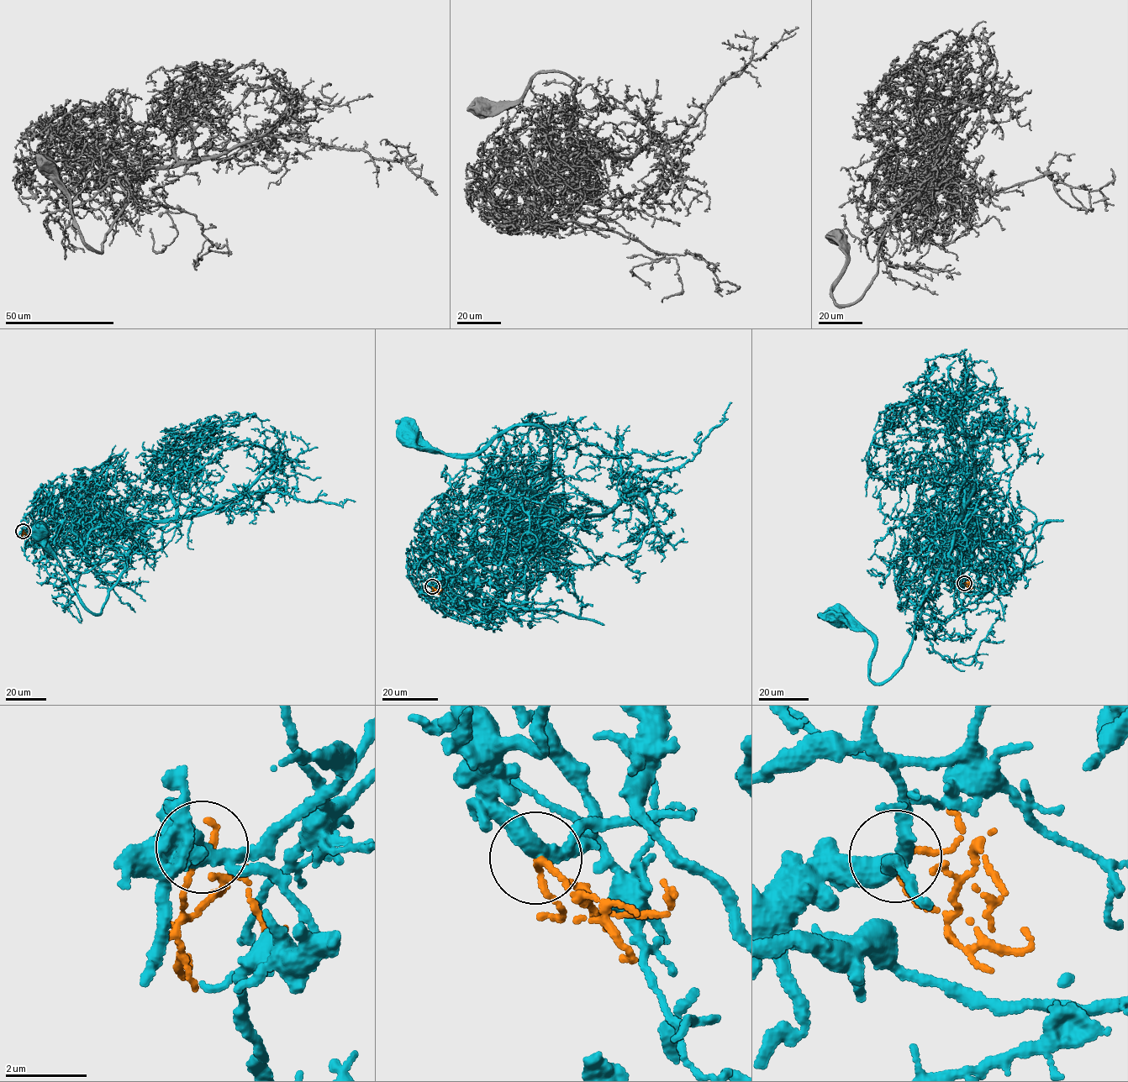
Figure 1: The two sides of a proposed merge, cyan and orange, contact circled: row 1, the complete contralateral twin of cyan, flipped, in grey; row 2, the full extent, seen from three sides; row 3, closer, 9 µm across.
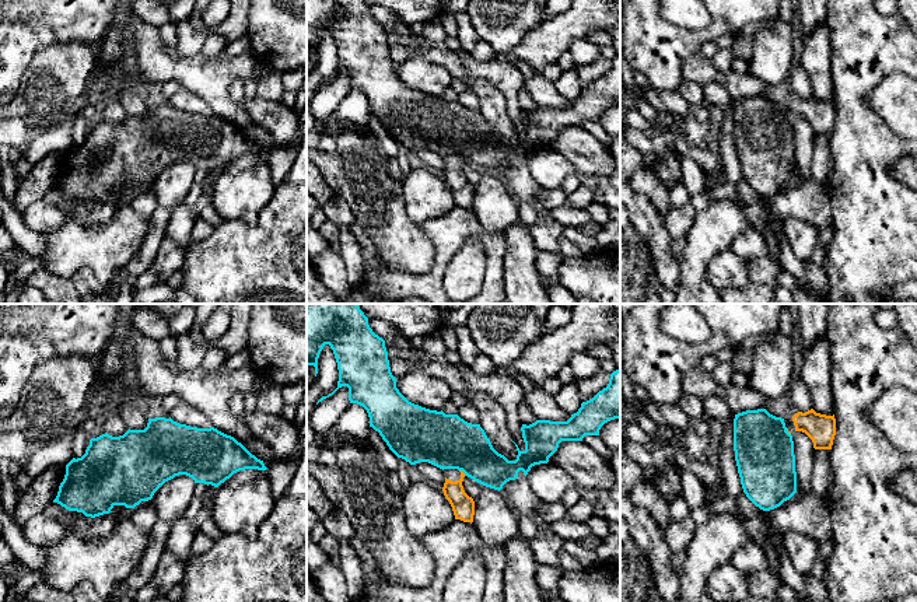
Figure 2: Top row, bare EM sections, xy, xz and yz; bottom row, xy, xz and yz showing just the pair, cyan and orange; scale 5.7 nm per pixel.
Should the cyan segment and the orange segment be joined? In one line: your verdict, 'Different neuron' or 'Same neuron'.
Different neuron

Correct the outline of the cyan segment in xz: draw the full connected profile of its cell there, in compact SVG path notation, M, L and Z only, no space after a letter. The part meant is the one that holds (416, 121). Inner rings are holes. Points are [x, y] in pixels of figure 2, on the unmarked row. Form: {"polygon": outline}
{"polygon": "M307 0L307 52L315 53L315 63L318 60L318 45L325 31L329 31L333 36L339 56L339 67L337 74L328 83L322 83L318 90L332 83L339 74L347 73L350 90L357 90L367 97L370 113L379 119L398 144L405 146L410 151L428 148L442 157L458 155L475 168L498 178L507 168L515 167L519 157L526 162L532 153L547 150L561 127L582 127L585 122L599 122L599 116L605 109L620 105L620 57L616 56L610 60L608 73L599 77L592 85L582 88L578 98L571 101L567 108L536 106L529 112L522 111L521 118L525 136L521 137L515 130L518 137L517 146L508 147L493 134L480 111L468 109L458 101L445 101L442 97L437 98L421 94L409 88L399 78L396 66L391 59L385 27L372 18L368 11L368 4L364 0Z"}

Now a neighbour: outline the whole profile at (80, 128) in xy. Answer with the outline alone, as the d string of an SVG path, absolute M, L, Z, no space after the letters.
M76 112L73 123L73 140L74 144L81 144L85 140L87 133L90 132L90 123L84 119L84 116L80 112Z

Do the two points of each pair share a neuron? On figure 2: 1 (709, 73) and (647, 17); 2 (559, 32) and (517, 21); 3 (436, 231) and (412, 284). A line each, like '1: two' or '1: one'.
1: two
2: two
3: one

